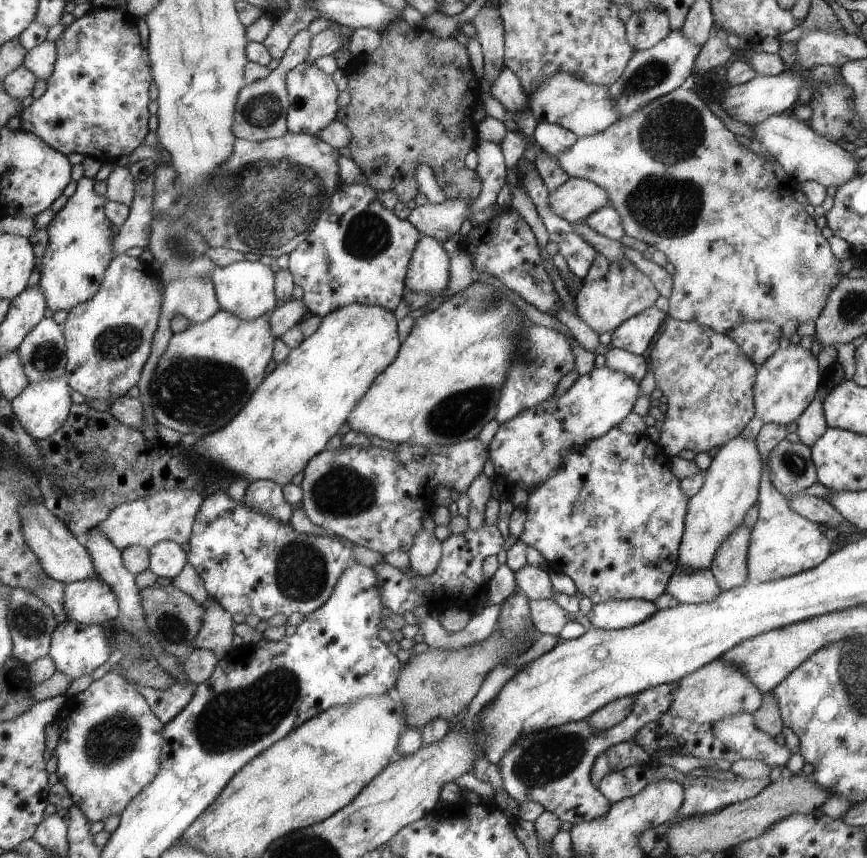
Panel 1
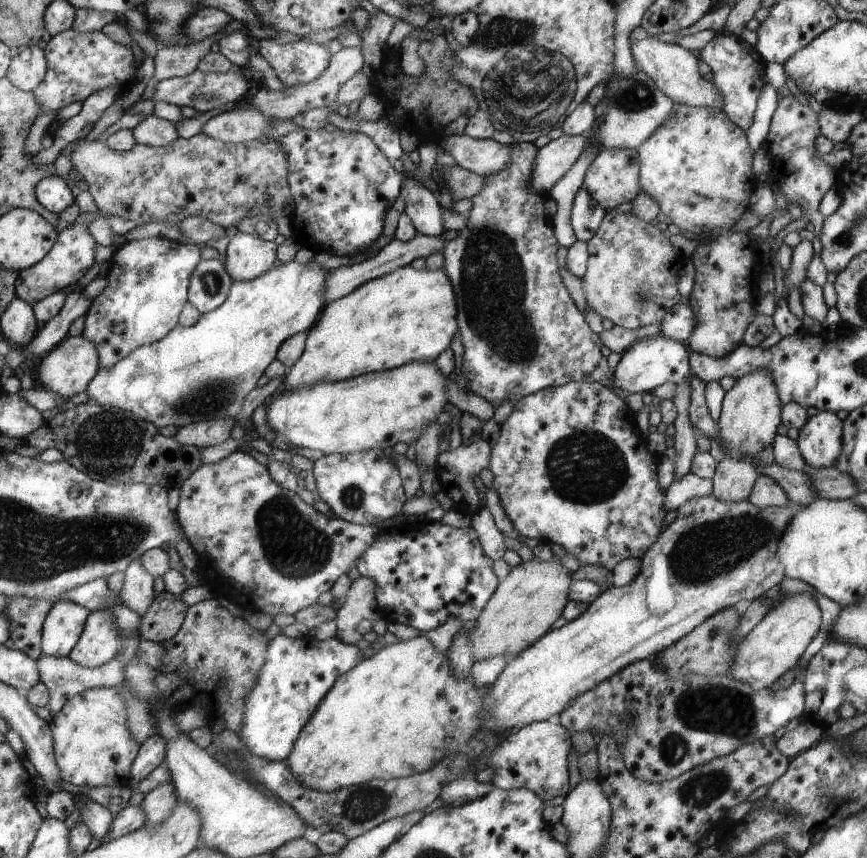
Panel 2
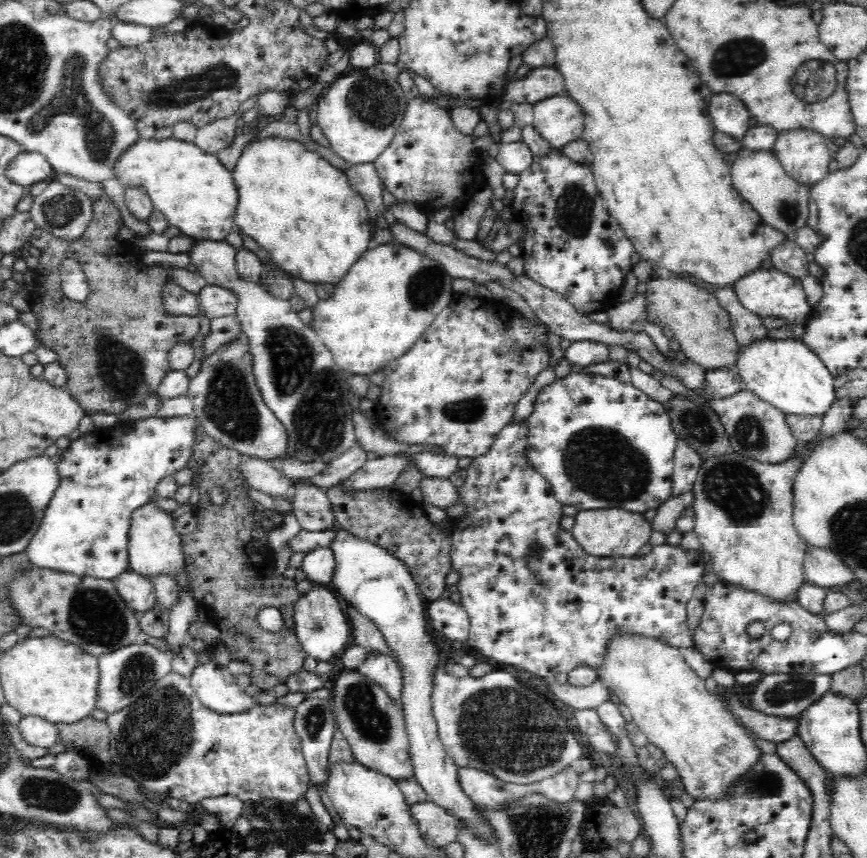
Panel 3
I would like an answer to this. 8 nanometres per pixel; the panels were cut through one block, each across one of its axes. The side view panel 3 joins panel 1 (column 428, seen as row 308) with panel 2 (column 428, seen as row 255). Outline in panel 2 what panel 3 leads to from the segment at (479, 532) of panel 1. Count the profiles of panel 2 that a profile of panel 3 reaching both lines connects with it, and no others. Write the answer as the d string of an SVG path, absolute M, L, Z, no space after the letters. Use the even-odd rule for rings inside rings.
M425 520L383 530L357 558L353 574L373 580L377 611L386 623L400 623L426 632L442 626L450 616L463 623L480 617L500 583L492 572L492 564L493 561L482 554L477 534L470 527L454 529L437 521Z

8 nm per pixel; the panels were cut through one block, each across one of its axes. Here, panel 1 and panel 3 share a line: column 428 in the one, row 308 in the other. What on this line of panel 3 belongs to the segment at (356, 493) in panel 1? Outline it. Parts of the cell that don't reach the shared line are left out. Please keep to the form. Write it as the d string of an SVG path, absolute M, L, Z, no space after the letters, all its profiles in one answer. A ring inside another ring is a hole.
M480 297L476 298L456 298L450 302L448 308L440 311L426 332L414 343L414 346L407 350L402 356L389 360L383 367L384 379L380 385L382 393L376 401L375 419L382 427L382 430L400 444L432 444L432 446L442 446L444 453L452 456L477 457L489 451L491 444L494 444L495 436L512 420L517 402L522 399L526 392L536 380L536 376L548 368L548 354L544 352L546 344L546 324L532 324L528 322L522 314L508 314L508 316L498 316L498 314L482 314L476 312L478 307L485 305Z

